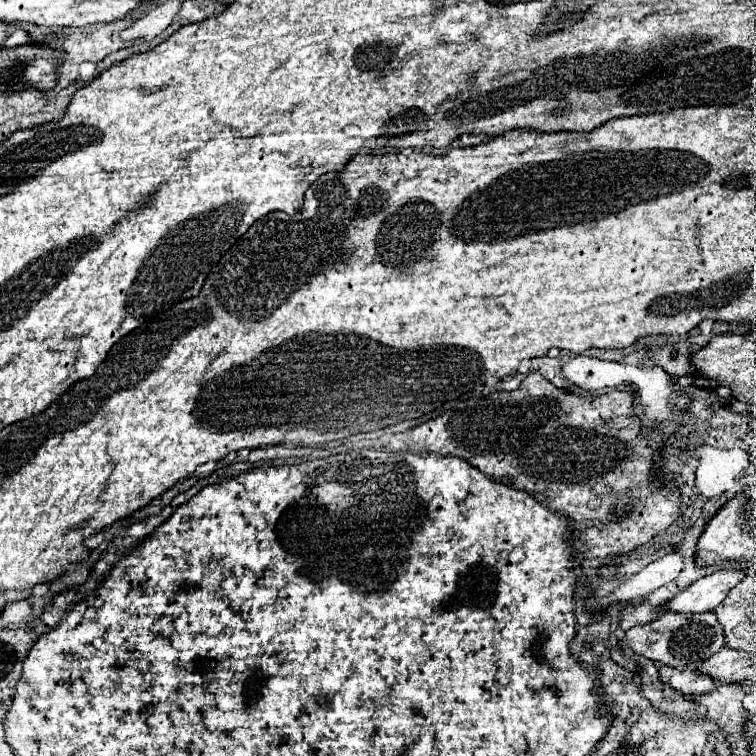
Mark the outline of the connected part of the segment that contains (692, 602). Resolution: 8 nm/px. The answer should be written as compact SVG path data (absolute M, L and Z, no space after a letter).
M721 569L707 577L697 579L687 589L677 593L671 601L663 603L665 611L675 613L705 613L715 609L727 593L745 579L745 571L739 569Z

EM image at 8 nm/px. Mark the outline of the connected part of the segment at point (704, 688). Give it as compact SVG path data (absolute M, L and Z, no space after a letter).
M661 667L659 669L659 679L663 685L667 685L673 691L679 691L681 695L701 695L709 693L717 681L709 679L707 675L701 675L697 671L679 671L671 667Z

